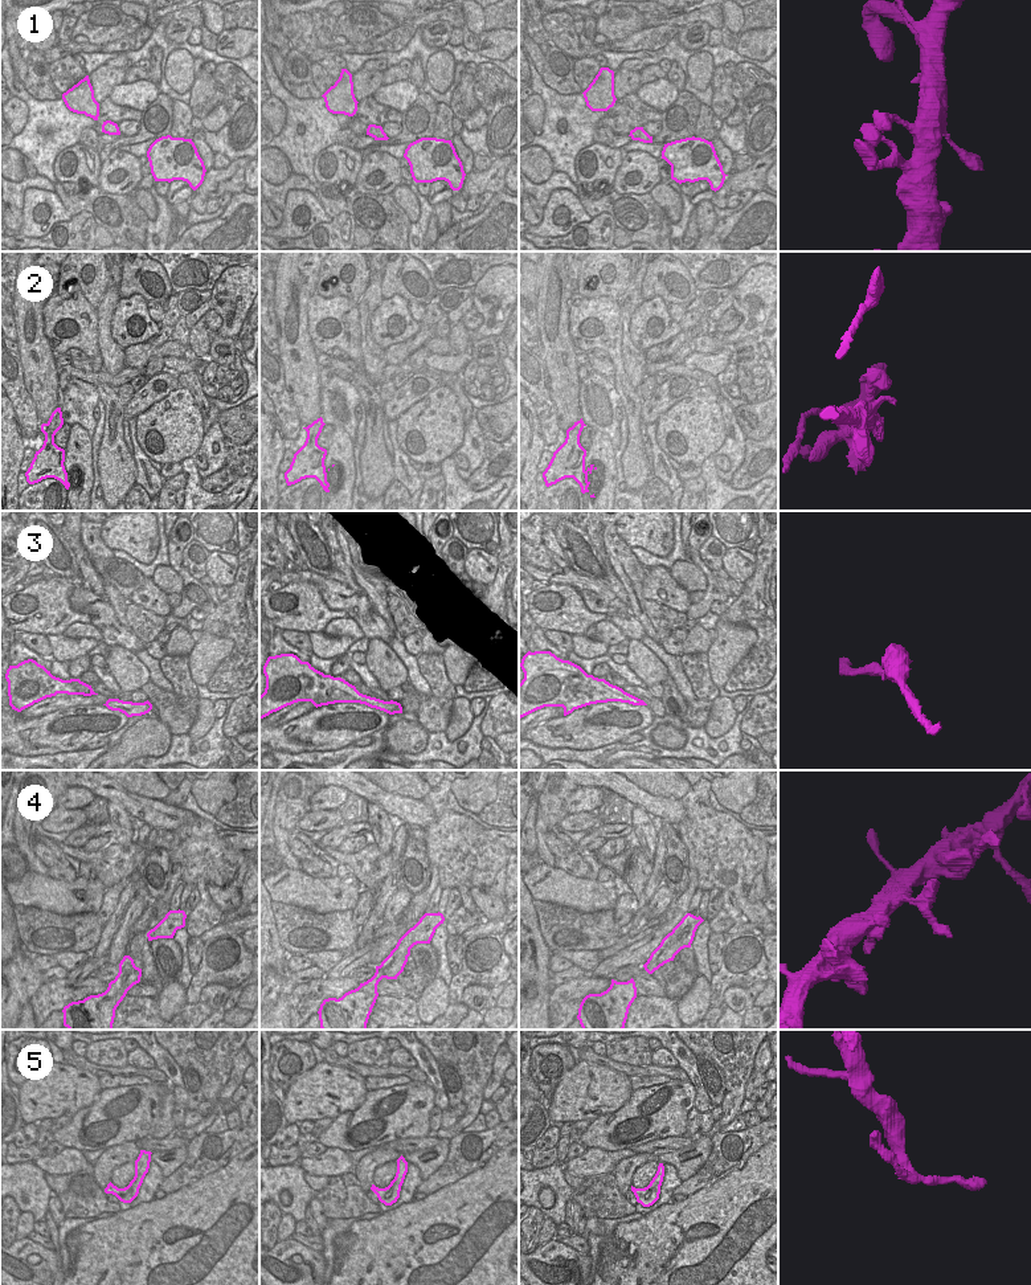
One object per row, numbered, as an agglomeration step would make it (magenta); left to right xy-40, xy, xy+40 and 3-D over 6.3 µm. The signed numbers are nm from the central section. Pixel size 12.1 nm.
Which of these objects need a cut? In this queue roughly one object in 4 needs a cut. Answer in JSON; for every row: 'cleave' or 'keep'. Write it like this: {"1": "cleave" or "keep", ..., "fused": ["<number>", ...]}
{"1": "keep", "2": "keep", "3": "keep", "4": "keep", "5": "keep", "fused": []}

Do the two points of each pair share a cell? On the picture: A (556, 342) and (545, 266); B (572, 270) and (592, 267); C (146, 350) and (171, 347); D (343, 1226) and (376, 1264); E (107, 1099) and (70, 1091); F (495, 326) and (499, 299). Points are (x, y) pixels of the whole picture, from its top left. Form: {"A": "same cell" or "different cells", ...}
{"A": "same cell", "B": "different cells", "C": "same cell", "D": "different cells", "E": "different cells", "F": "same cell"}

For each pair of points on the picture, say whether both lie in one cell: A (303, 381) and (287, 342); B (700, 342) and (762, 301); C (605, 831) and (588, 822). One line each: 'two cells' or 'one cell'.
A: one cell
B: one cell
C: two cells

